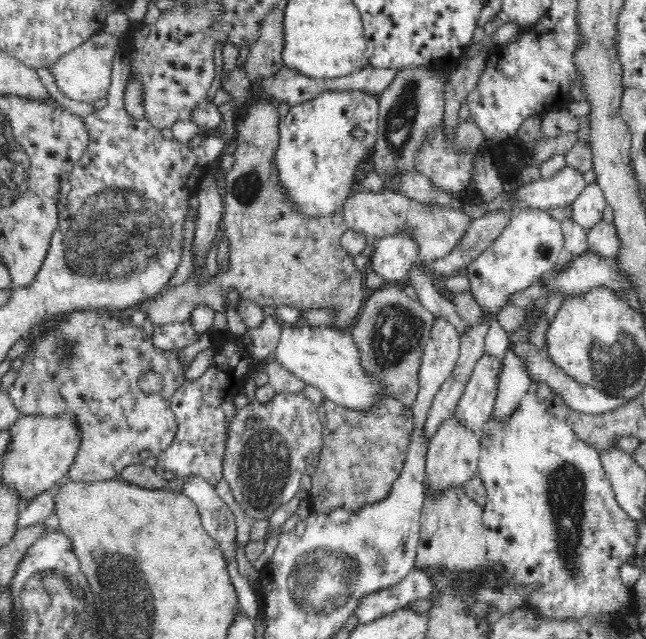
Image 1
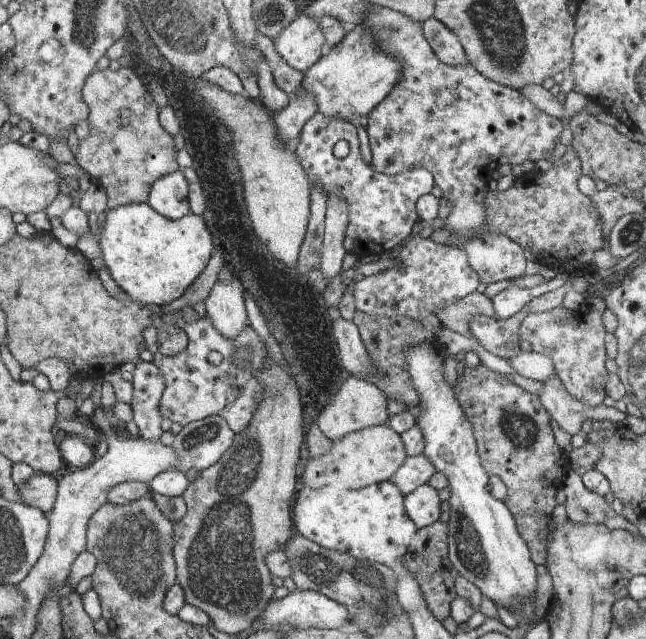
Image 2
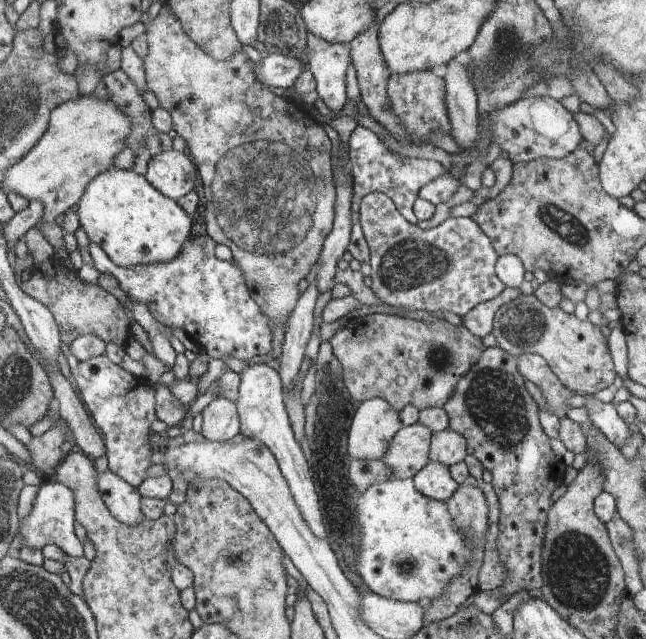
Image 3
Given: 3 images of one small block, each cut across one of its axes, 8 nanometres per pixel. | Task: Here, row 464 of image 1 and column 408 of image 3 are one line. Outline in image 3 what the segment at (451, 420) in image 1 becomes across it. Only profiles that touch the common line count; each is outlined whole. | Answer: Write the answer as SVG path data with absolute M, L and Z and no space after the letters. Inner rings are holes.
M422 423L404 425L382 460L398 479L412 479L430 462L433 432Z

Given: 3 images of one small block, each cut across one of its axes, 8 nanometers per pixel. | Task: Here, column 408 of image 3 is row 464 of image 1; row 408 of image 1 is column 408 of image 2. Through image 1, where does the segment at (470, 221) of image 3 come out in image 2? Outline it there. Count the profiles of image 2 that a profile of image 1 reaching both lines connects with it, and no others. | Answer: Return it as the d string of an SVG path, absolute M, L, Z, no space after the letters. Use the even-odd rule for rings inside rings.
M413 235L408 240L408 244L397 254L397 258L398 263L393 268L356 280L353 293L358 311L388 318L401 314L419 320L432 313L451 309L460 299L476 291L481 283L479 273L469 264L464 249L437 244L419 235Z

